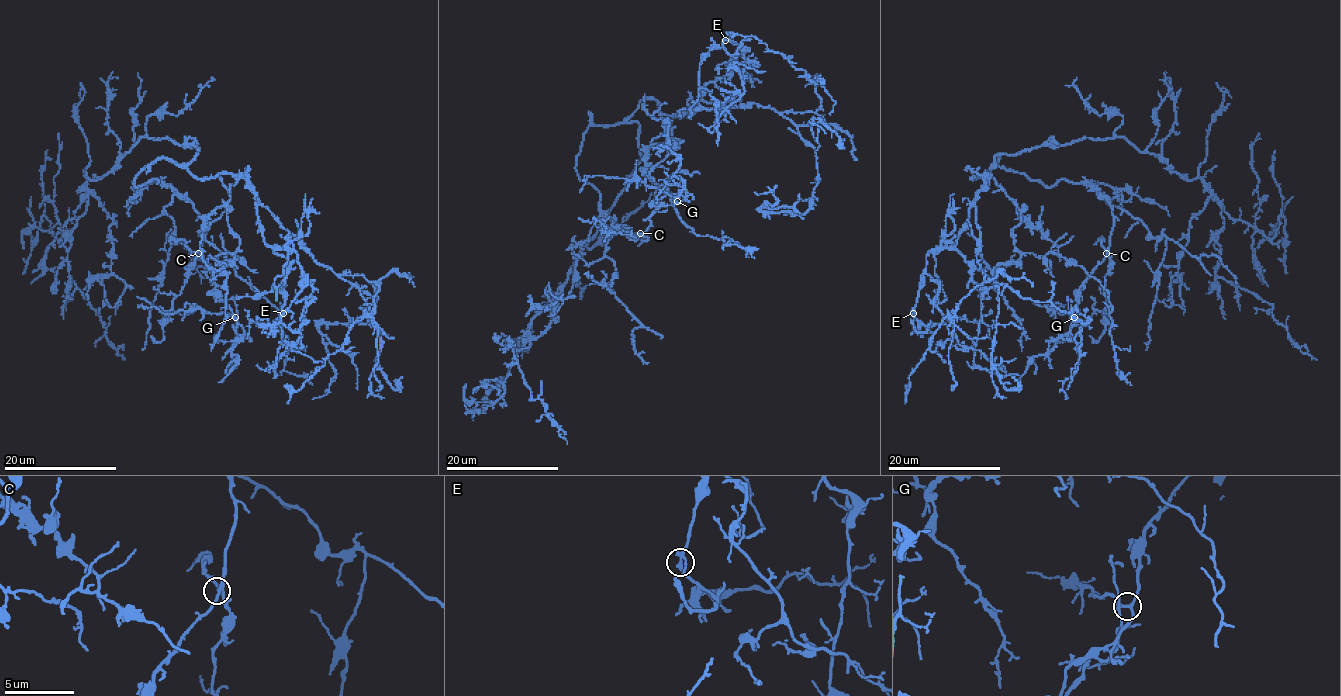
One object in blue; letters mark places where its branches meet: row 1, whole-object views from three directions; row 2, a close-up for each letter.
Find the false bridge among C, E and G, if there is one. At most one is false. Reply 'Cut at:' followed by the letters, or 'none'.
Cut at: none

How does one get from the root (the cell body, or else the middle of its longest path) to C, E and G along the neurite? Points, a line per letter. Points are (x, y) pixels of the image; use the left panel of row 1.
C: (197, 154), (187, 164), (157, 158), (133, 182), (167, 184), (193, 205), (205, 229), (198, 253)
E: (197, 154), (185, 167), (198, 178), (243, 177), (264, 241), (297, 254), (304, 288), (283, 313)
G: (197, 154), (187, 164), (157, 158), (133, 182), (167, 184), (193, 205), (205, 229), (207, 277), (235, 317)

